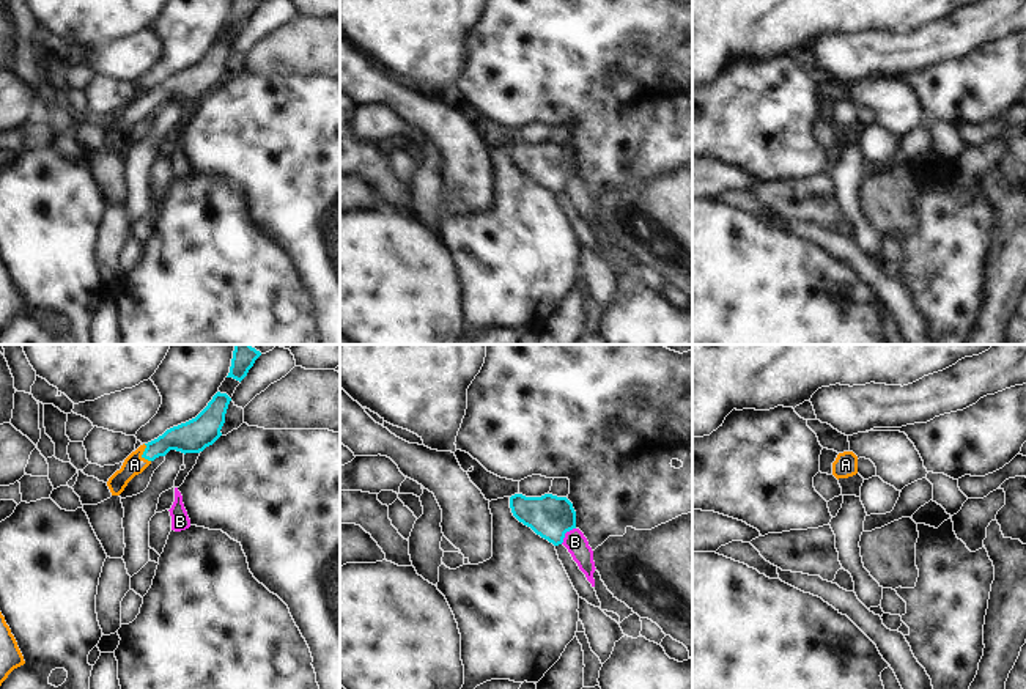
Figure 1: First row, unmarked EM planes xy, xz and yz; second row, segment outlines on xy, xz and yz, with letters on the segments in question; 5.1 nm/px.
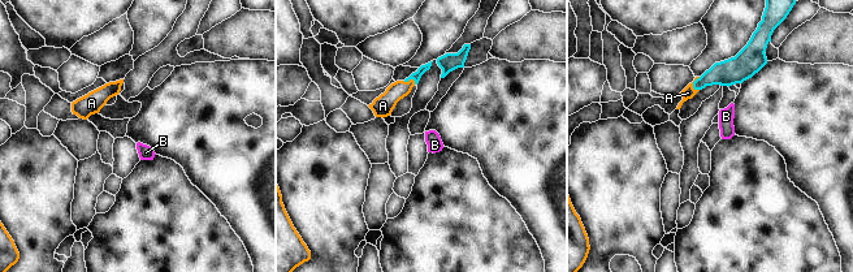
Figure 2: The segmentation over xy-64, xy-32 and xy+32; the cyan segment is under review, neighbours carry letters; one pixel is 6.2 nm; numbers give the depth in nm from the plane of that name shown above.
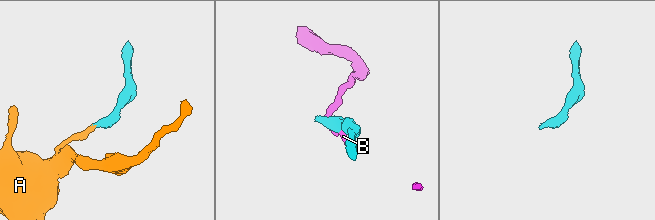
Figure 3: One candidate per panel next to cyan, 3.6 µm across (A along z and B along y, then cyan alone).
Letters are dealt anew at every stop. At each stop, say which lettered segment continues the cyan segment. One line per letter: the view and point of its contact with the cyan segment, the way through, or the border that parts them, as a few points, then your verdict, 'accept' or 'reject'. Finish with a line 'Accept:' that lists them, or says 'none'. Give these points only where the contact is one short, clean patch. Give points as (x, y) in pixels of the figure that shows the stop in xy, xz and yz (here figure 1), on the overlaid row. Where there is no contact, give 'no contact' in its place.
A: meets cyan in xy at (143, 453); runs through xy (188, 438), (170, 439), (143, 453), (134, 464); accept
B: meets cyan in xz at (565, 532); border along xz (575, 527), (565, 534), (560, 543); reject
Accept: A

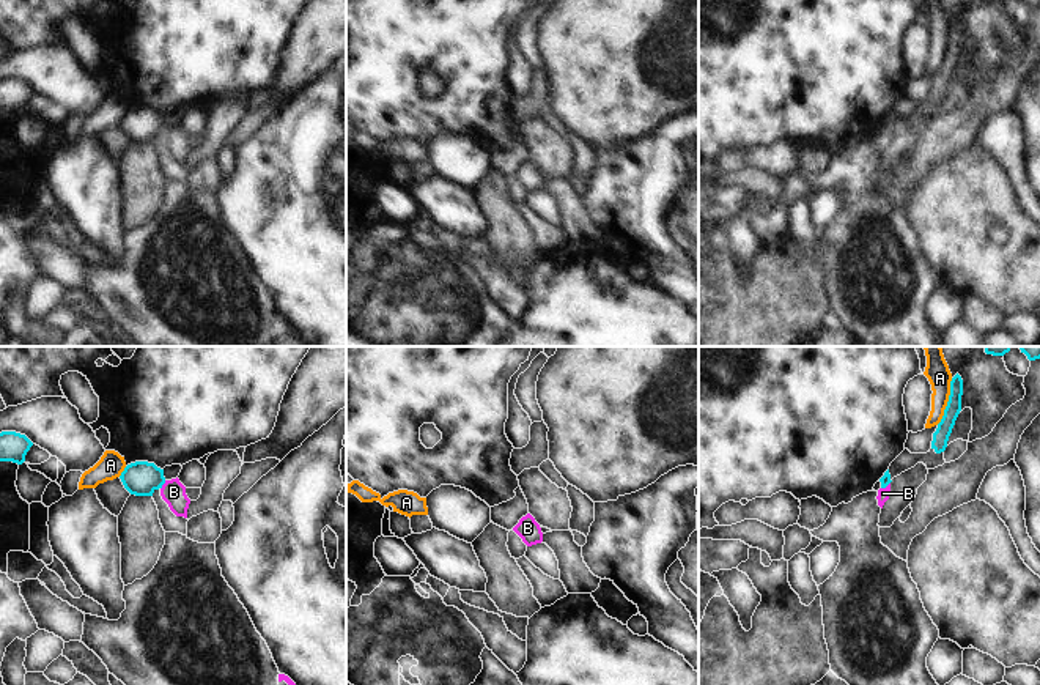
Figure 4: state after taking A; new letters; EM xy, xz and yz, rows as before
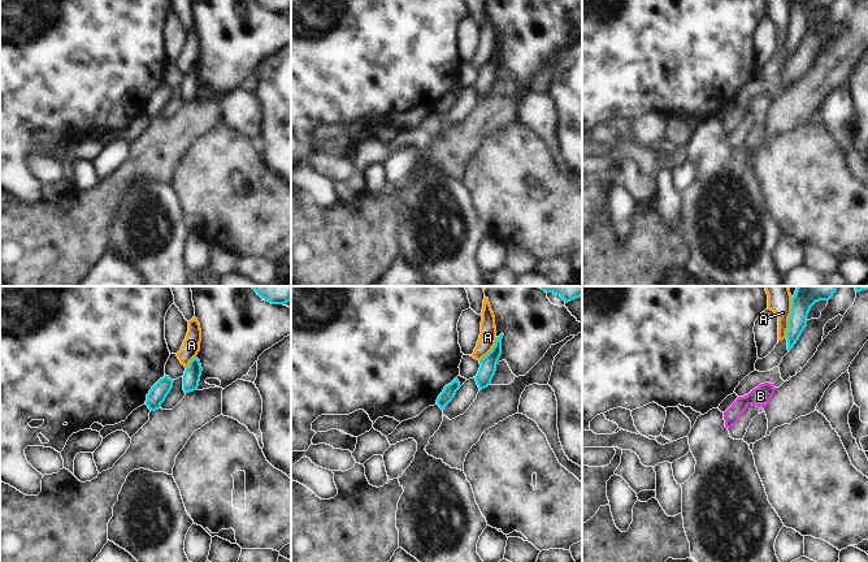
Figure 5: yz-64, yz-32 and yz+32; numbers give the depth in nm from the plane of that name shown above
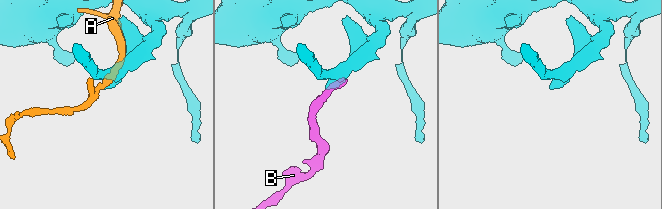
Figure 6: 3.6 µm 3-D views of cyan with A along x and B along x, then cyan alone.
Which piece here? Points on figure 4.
A: meets cyan in yz at (947, 402); reject
B: meets cyan in xy at (162, 484); border along xy (165, 481), (161, 488); reject
Accept: none

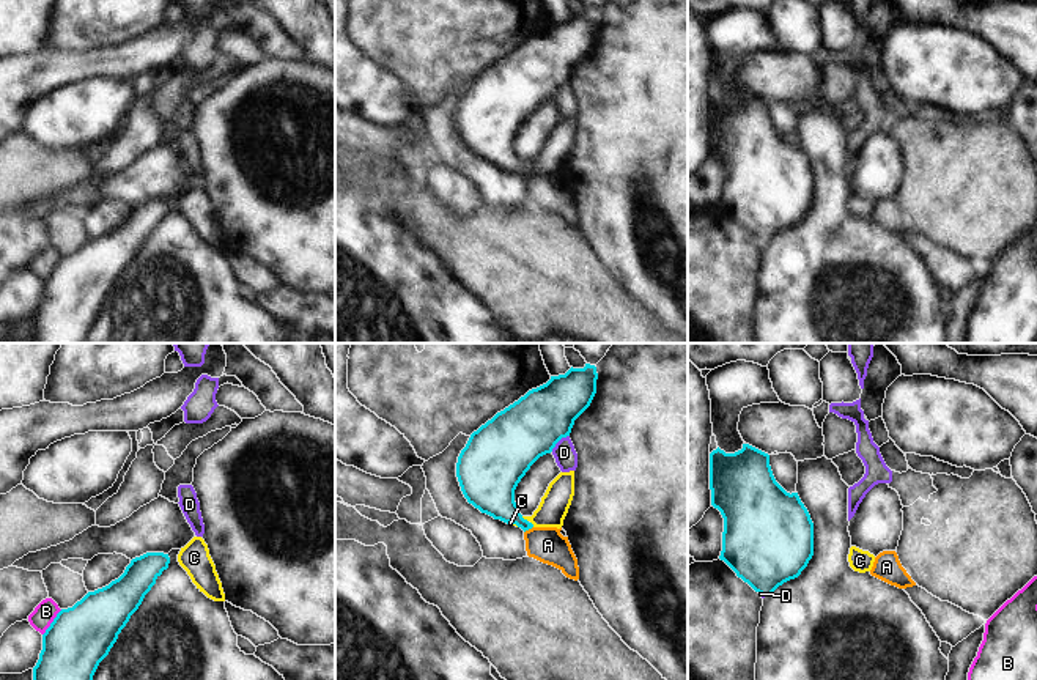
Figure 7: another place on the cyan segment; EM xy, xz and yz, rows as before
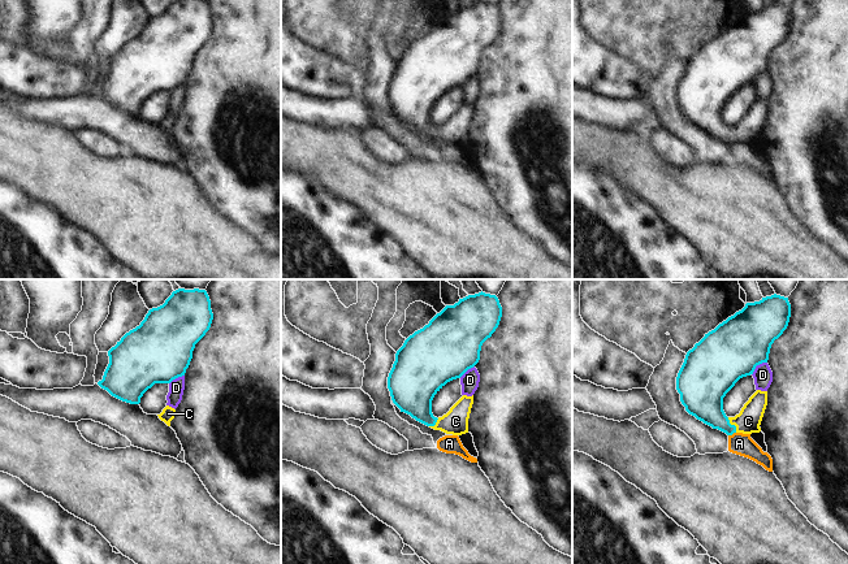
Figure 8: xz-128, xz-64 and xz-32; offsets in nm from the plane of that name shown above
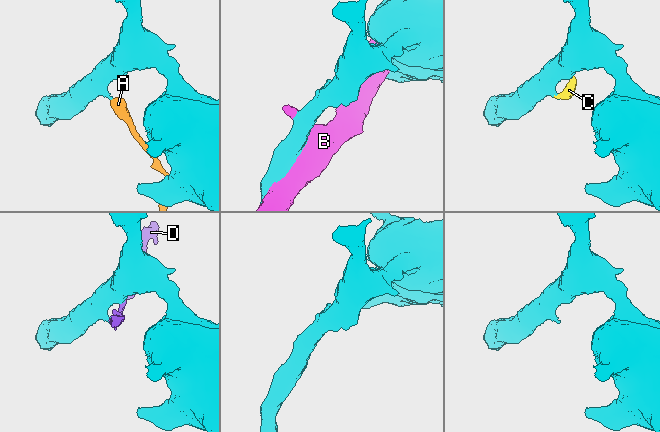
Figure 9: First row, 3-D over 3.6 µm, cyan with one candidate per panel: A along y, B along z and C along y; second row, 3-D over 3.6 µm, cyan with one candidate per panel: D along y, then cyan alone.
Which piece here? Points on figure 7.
A: meets cyan in xz at (527, 529); border along xz (532, 526), (524, 532); reject
B: meets cyan in xy at (52, 622); reject
C: meets cyan in xz at (523, 518); runs through xz (488, 484), (493, 493), (523, 518), (540, 518), (553, 509); accept
D: meets cyan in xz at (559, 439); reject
Accept: C

